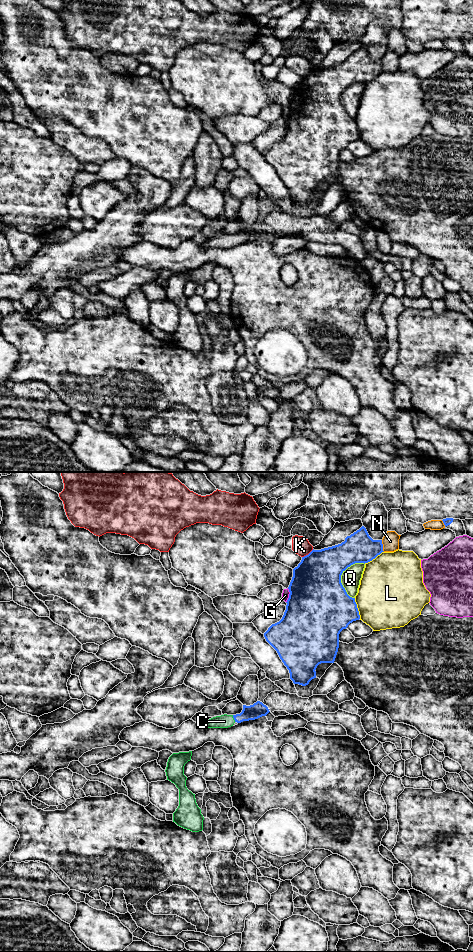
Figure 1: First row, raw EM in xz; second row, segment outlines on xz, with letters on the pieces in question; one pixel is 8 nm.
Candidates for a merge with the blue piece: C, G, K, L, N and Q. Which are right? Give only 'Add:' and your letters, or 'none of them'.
Add: C

